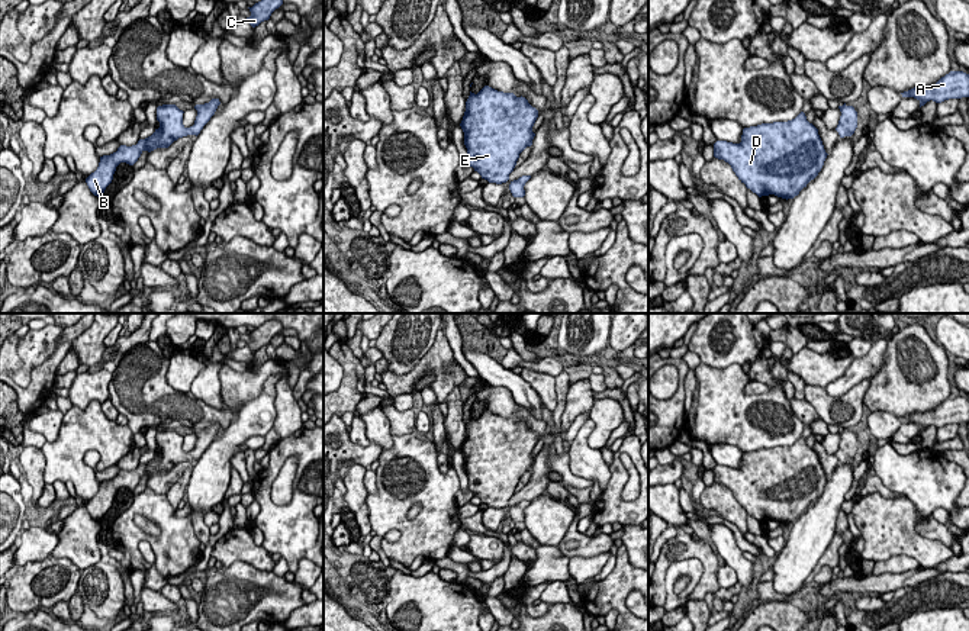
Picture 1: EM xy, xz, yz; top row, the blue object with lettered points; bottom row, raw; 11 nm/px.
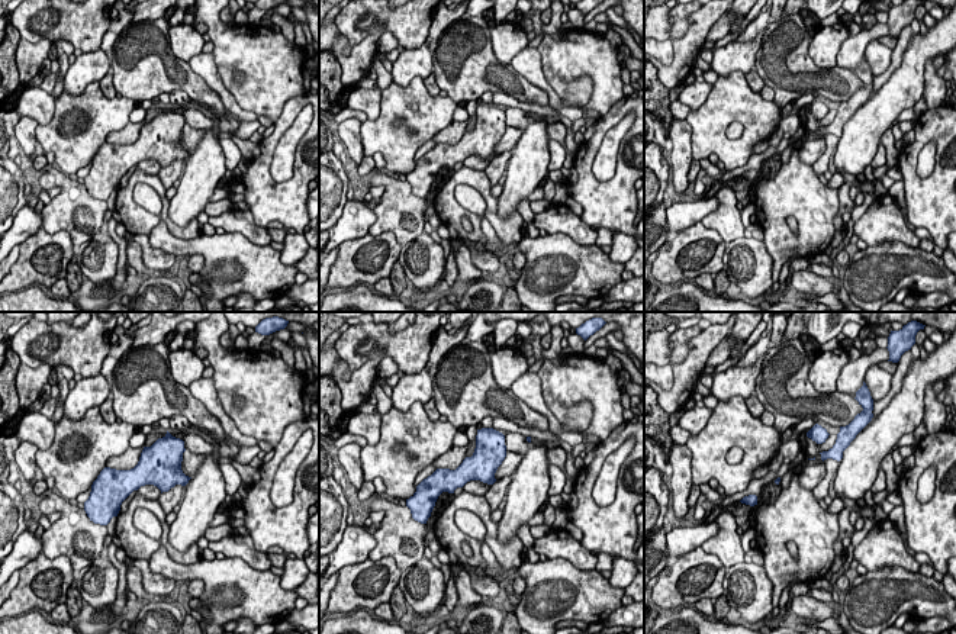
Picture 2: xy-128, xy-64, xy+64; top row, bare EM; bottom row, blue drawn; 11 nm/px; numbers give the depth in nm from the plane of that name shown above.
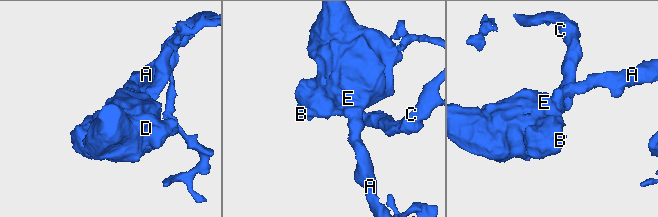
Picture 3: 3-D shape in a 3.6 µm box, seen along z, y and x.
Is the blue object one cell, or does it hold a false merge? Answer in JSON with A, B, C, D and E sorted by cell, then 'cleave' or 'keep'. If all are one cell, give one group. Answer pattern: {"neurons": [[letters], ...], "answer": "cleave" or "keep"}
{"neurons": [["A", "B", "C", "D", "E"]], "answer": "keep"}

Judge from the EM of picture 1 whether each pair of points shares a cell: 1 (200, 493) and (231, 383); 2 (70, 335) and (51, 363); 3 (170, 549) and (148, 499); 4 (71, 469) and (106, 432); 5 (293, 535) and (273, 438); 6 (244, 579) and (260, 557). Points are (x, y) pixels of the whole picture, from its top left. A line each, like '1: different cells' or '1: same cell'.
1: different cells
2: same cell
3: same cell
4: same cell
5: different cells
6: different cells

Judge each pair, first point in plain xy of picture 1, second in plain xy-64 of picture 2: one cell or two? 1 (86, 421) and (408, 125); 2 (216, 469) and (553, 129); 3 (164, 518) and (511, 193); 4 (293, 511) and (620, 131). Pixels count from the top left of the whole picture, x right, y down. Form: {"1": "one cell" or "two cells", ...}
{"1": "one cell", "2": "two cells", "3": "two cells", "4": "two cells"}

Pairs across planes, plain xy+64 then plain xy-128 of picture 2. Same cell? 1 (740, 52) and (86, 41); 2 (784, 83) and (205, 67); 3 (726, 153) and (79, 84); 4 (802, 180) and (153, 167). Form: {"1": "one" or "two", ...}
{"1": "two", "2": "two", "3": "two", "4": "two"}

